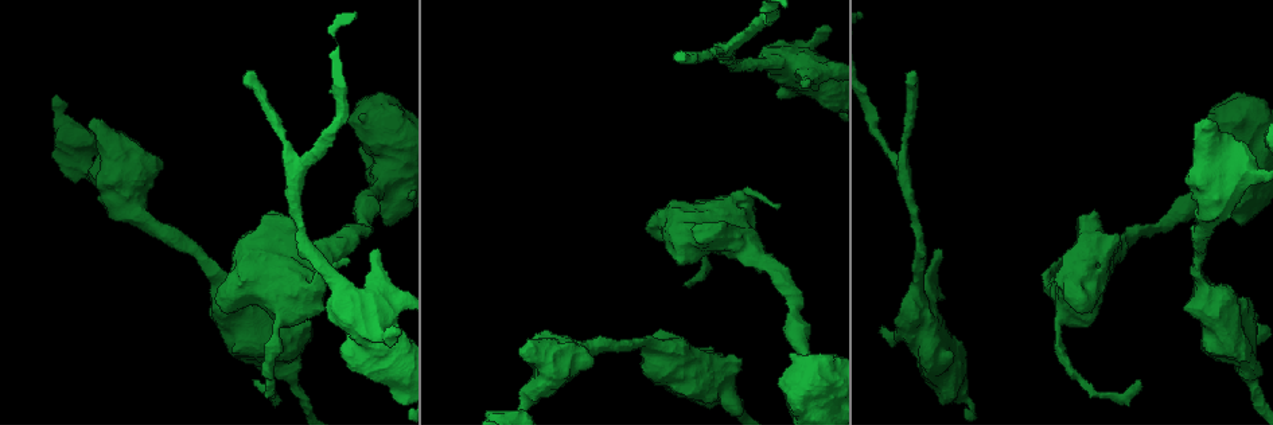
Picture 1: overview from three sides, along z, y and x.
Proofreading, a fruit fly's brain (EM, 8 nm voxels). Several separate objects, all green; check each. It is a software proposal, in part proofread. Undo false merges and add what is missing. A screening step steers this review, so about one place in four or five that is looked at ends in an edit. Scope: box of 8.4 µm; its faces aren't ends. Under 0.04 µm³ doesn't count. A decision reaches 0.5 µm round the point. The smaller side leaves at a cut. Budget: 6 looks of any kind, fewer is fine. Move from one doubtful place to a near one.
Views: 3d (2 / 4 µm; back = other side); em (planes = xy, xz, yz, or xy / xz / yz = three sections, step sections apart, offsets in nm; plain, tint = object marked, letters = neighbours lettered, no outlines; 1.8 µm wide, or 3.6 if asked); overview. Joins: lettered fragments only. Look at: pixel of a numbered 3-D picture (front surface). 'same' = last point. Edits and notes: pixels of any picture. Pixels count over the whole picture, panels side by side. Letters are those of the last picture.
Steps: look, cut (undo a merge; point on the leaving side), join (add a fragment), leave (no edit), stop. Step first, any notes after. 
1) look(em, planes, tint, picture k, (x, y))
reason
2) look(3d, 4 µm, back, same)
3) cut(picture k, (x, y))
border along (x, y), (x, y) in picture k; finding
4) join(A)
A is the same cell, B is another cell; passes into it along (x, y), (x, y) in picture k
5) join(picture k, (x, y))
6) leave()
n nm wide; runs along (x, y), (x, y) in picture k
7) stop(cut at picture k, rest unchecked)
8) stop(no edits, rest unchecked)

look(em, planes, letters, picture 1, (250, 71))
branch stops here

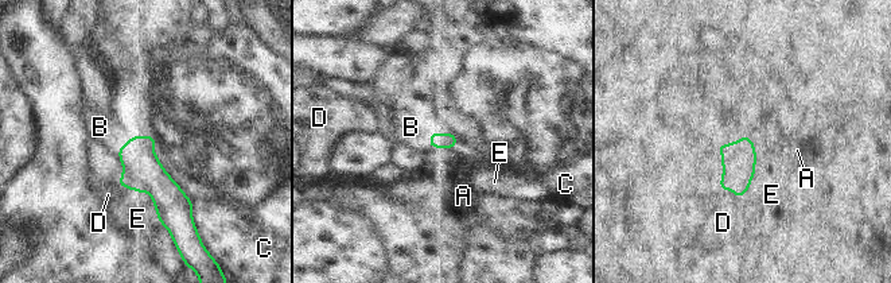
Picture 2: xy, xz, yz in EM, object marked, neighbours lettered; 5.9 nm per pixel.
join(B)
B is the same cell, A, C, D and E are other cells; passes into it along (141, 170), (125, 143), (100, 127) in picture 2; it goes on there

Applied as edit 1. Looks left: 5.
look(overview)
redraw

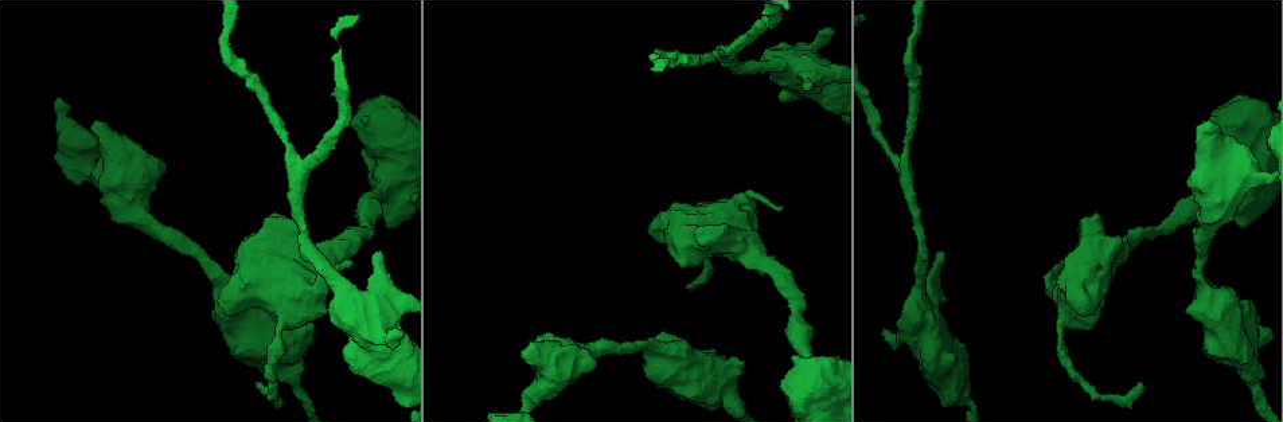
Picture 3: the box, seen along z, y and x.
look(em, 3.6 µm, yz, step 16, letters, picture 3, (788, 62))
sharp bend

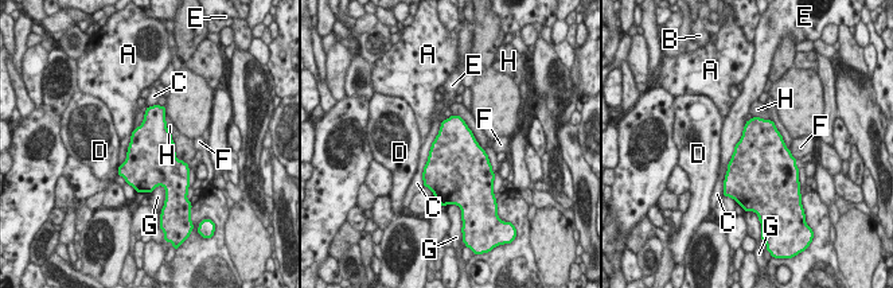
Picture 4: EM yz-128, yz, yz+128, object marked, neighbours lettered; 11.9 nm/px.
look(em, 3.6 µm, planes, letters, same)
another direction

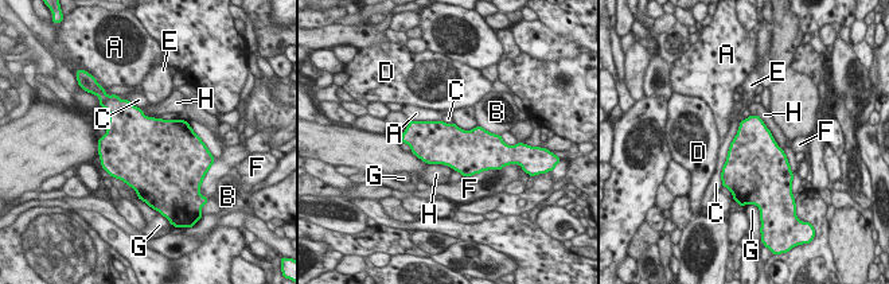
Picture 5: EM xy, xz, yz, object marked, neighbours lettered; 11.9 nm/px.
leave()
C touches over 700 nm; A, B, C, D, E, F, G and H are other cells; border along (740, 123), (720, 176) in picture 5; all the same neuron

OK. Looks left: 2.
stop(join at picture 2, rest unchecked)

